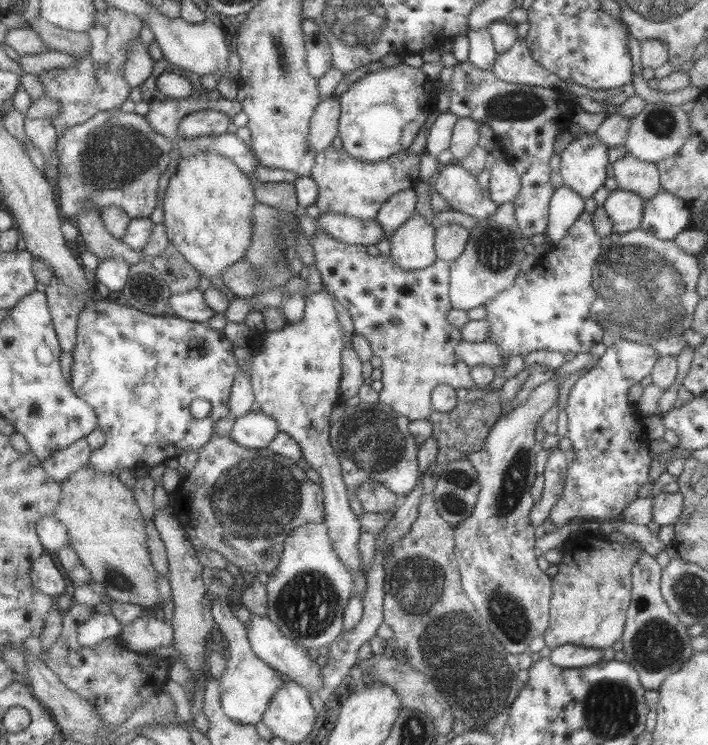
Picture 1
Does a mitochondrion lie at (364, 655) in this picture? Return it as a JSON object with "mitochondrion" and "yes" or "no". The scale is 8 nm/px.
{"mitochondrion":"no"}

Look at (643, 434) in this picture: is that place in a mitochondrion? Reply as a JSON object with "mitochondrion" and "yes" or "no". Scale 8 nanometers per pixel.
{"mitochondrion":"no"}

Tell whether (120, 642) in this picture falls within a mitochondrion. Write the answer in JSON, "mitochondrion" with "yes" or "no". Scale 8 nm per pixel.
{"mitochondrion":"no"}

